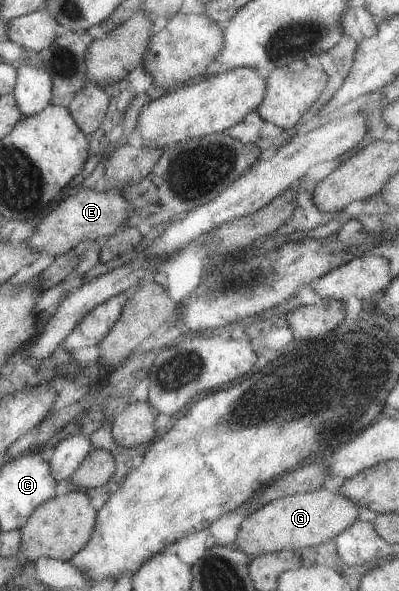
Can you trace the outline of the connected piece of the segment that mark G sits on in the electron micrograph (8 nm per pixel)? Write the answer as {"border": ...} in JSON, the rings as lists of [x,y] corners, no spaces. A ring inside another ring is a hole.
{"border":[[[324,487],[307,493],[282,496],[250,511],[230,546],[251,558],[282,550],[298,553],[303,548],[333,539],[344,528],[348,528],[356,520],[358,507],[352,500],[342,498],[338,492]]]}

